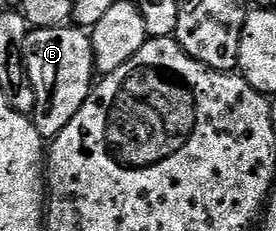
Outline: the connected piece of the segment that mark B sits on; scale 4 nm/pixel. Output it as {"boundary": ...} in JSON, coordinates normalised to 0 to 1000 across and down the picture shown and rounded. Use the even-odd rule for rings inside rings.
{"boundary":[[[221,113],[214,121],[116,121],[87,186],[87,299],[109,338],[109,372],[123,372],[123,476],[109,506],[138,580],[163,597],[196,597],[232,558],[239,528],[297,476],[319,411],[333,403],[341,342],[351,325],[333,212],[333,160],[308,126],[272,113]]]}

